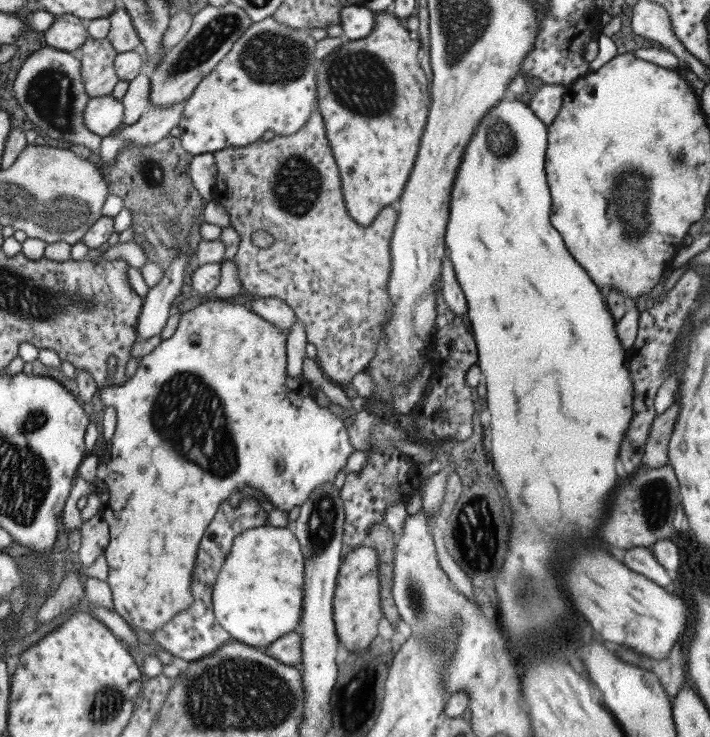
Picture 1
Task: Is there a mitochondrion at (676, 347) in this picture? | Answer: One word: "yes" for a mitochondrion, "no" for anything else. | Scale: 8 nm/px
no

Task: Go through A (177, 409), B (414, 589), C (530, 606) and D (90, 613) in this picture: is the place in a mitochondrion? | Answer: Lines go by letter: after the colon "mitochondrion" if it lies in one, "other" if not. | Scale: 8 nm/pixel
A: mitochondrion
B: mitochondrion
C: mitochondrion
D: other

